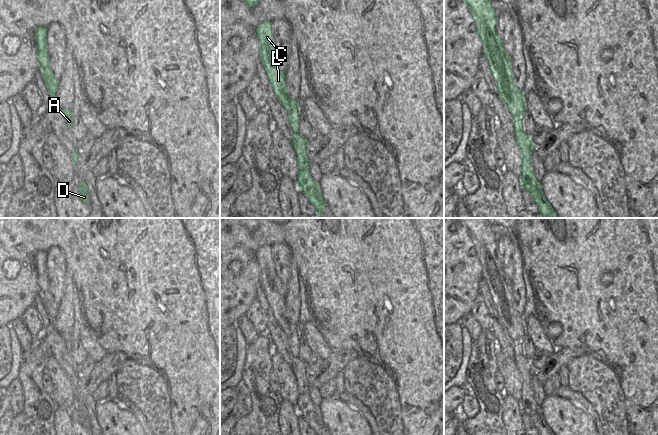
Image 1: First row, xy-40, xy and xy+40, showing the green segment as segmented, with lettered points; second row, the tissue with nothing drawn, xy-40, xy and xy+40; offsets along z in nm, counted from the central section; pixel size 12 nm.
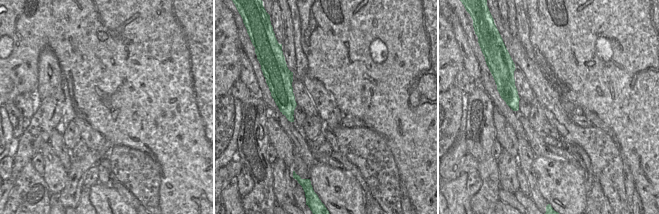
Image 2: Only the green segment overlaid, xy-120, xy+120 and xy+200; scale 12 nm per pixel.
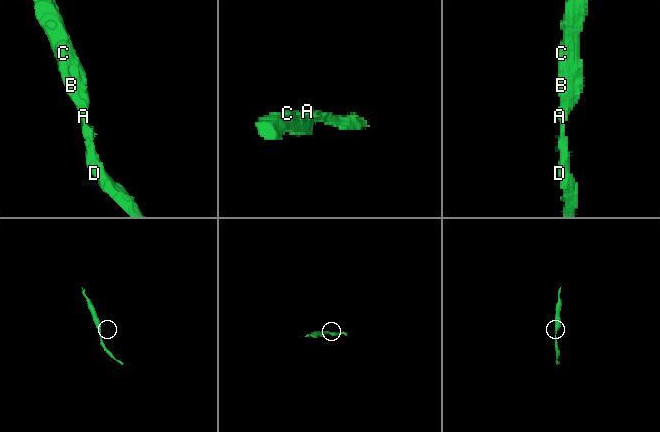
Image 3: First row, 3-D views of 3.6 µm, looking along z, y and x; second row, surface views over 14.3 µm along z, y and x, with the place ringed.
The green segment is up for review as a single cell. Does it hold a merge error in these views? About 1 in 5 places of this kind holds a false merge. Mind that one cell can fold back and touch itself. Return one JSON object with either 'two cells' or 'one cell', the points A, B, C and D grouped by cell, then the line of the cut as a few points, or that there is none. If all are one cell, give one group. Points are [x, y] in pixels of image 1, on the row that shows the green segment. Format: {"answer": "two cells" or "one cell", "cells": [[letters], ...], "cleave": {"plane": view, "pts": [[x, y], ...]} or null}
{"answer": "one cell", "cells": [["A", "B", "C", "D"]], "cleave": null}

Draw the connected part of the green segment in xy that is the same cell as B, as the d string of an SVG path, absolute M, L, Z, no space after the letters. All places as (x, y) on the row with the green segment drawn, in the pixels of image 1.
M264 21L256 28L256 35L260 42L260 62L265 68L267 77L272 85L273 92L288 113L291 129L294 132L292 136L292 146L297 156L297 186L312 204L317 213L317 218L321 218L323 209L327 204L321 194L320 183L315 183L309 172L309 160L307 157L307 138L303 138L299 133L300 109L297 100L291 99L288 95L287 84L285 82L286 71L281 71L276 67L275 40L272 35L272 22Z

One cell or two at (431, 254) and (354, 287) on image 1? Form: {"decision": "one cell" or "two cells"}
{"decision": "one cell"}

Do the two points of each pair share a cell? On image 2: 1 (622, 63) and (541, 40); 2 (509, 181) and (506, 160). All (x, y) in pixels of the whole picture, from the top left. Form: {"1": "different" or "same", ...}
{"1": "same", "2": "same"}

